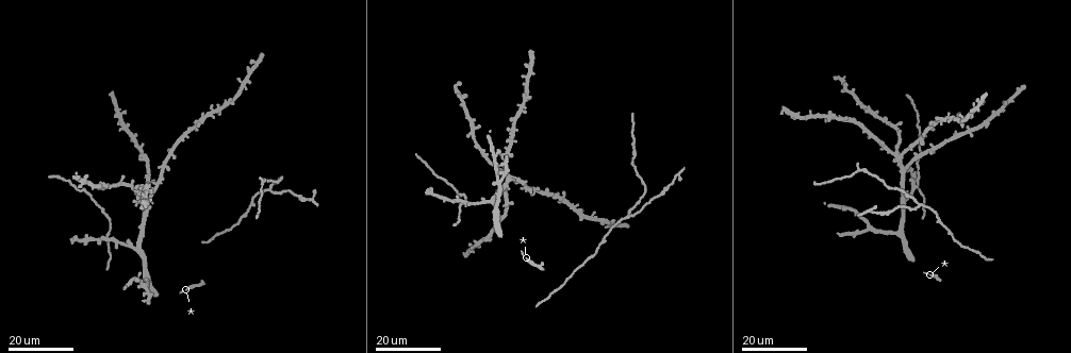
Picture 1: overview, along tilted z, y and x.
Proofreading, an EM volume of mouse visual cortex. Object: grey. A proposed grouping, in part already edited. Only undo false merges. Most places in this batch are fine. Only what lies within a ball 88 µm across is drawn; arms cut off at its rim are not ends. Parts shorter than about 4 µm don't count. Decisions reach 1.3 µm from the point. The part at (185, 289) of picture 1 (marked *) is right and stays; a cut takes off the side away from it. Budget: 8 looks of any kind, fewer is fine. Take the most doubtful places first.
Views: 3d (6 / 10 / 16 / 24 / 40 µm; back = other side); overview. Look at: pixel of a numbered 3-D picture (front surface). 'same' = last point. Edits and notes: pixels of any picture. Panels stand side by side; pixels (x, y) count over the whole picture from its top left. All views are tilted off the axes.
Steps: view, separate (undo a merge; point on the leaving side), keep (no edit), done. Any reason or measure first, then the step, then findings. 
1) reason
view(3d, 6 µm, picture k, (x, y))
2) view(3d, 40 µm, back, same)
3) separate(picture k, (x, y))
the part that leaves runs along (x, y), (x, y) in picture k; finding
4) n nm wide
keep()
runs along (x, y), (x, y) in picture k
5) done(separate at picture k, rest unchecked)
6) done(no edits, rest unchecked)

arms part here
view(3d, 16 µm, picture 1, (919, 183))

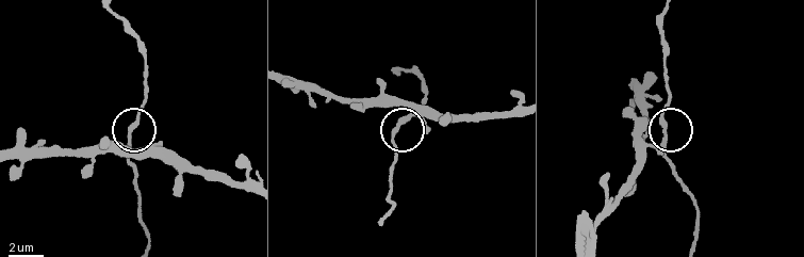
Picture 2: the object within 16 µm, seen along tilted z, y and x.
view(3d, 6 µm, picture 2, (128, 132))

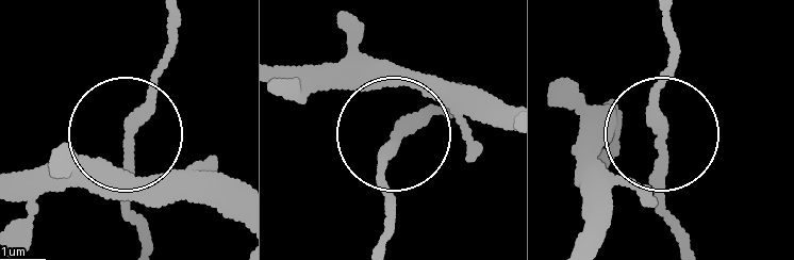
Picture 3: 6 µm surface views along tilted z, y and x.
keep()
runs along (238, 214), (135, 193), (113, 173), (122, 141), (137, 238) in picture 3; all the same neuron

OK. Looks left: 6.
a fork
view(3d, 16 µm, picture 1, (919, 205))

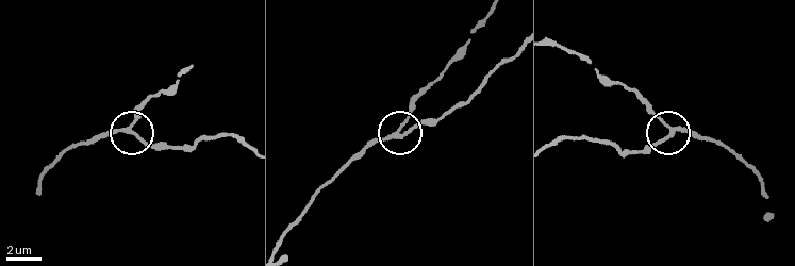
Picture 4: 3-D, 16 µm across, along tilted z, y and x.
view(3d, 10 µm, picture 4, (128, 132))

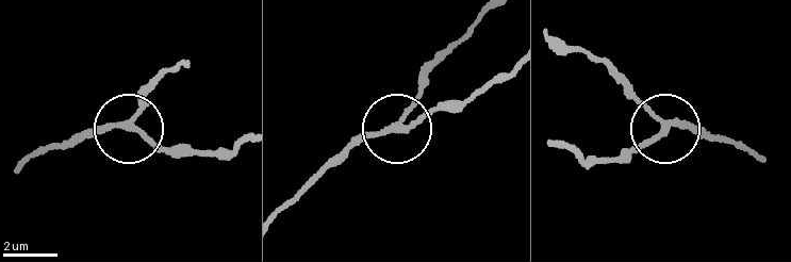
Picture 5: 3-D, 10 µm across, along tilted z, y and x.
keep()
runs along (751, 157), (674, 125), (618, 160) in picture 5; continuous, no second neuron

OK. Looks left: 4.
two arms in line, one across
view(3d, 24 µm, picture 1, (632, 148))

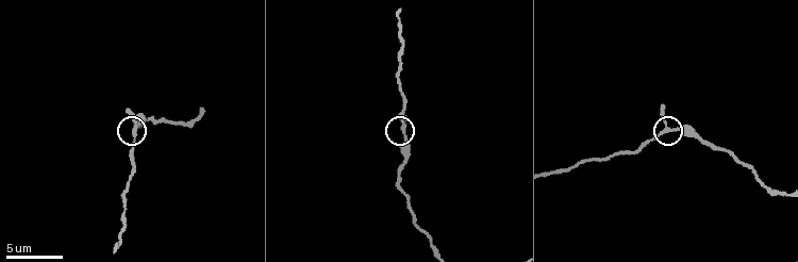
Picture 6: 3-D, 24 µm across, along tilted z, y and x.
view(3d, 6 µm, picture 6, (404, 134))

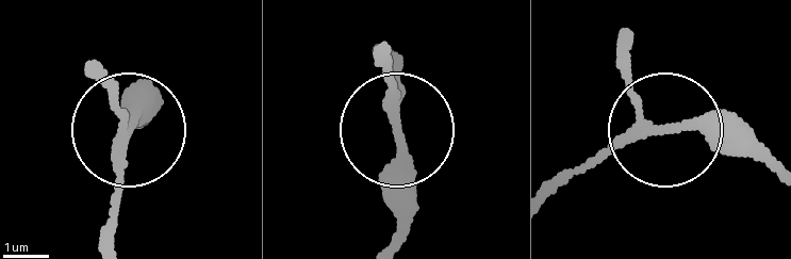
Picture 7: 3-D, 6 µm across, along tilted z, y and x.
view(3d, 6 µm, back, picture 7, (670, 127))

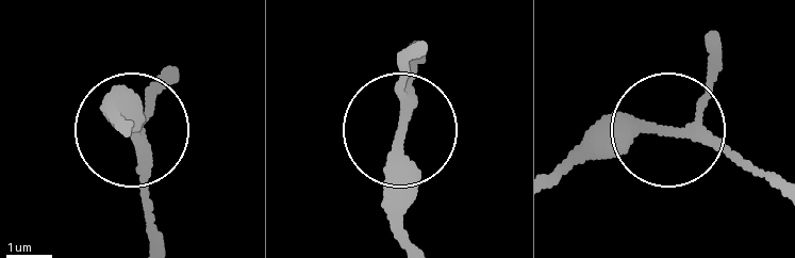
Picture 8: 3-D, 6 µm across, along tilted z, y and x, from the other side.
keep()
runs along (553, 179), (656, 124), (713, 134), (765, 170) in picture 8; all the same neuron

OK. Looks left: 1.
done(no edits, rest unchecked)

